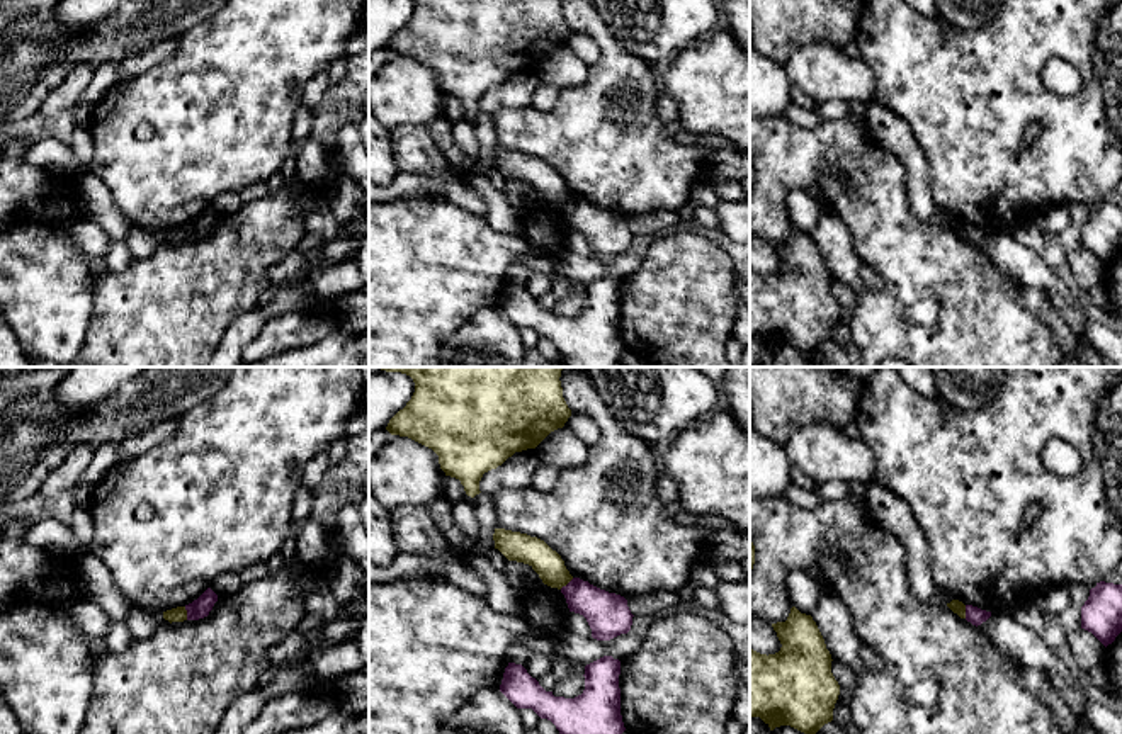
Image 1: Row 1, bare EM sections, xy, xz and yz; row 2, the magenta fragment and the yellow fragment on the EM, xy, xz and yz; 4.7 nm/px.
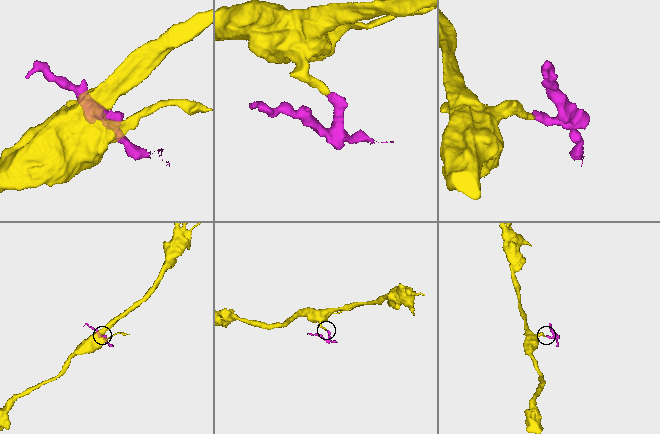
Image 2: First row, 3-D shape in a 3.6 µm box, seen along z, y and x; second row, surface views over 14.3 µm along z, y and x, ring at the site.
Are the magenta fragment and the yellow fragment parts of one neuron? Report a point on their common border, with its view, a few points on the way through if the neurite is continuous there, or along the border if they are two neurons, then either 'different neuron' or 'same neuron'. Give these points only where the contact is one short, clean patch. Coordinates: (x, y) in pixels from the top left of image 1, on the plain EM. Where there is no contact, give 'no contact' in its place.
xy (187, 233) | along xy (184, 226), (187, 238) | different neuron

